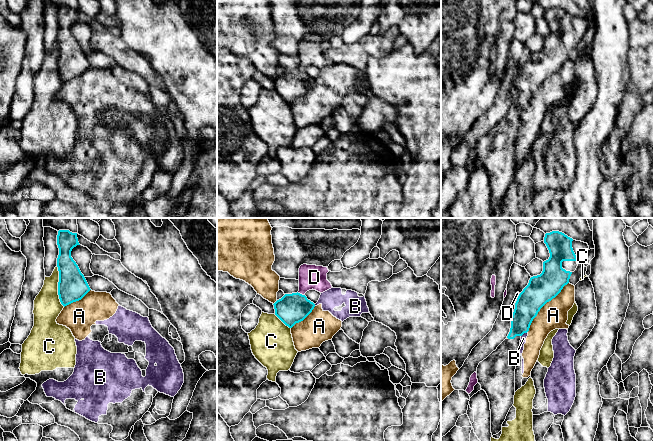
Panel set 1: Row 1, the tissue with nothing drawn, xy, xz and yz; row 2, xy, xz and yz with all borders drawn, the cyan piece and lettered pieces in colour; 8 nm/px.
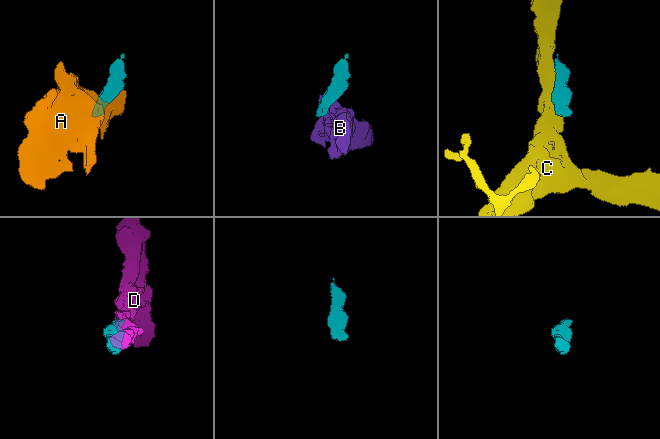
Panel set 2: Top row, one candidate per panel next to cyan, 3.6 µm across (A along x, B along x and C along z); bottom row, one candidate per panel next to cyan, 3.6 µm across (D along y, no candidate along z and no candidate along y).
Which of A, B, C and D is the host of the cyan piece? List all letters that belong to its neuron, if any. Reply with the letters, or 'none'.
none

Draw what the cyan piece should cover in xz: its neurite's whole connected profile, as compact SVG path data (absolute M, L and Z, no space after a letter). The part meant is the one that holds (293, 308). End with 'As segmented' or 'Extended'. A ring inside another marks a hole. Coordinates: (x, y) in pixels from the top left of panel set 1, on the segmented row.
M298 292L285 294L273 305L275 315L289 328L303 321L315 307L313 302Z. As segmented

